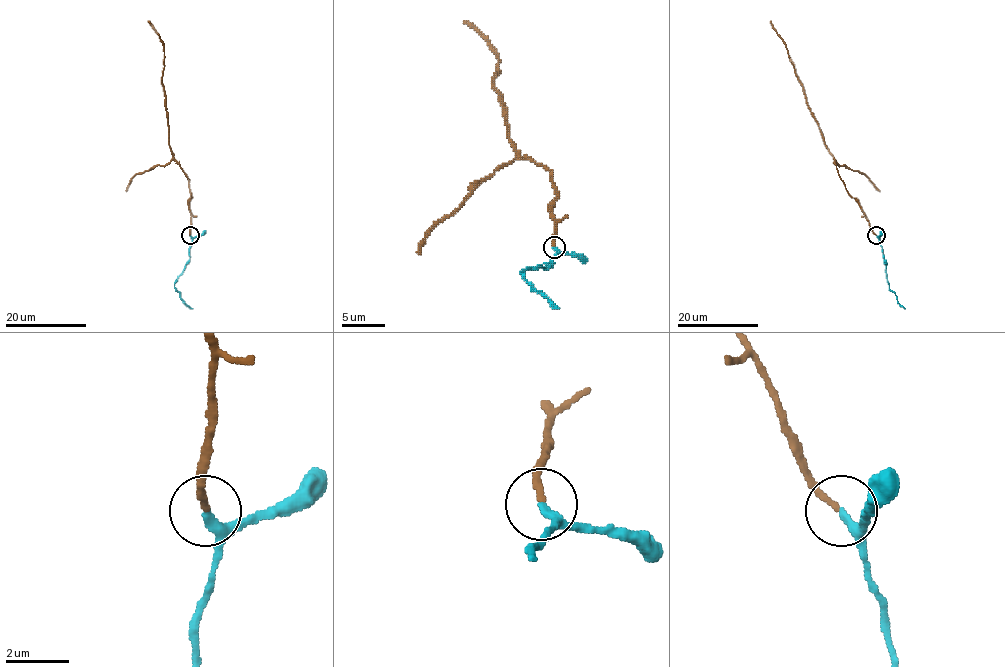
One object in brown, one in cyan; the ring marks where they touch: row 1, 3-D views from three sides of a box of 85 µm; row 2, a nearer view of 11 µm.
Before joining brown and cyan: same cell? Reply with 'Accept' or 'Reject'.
Accept

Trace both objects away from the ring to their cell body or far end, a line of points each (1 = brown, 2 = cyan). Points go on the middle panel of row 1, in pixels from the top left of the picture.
1: (554, 245), (557, 189), (550, 172), (524, 159), (509, 140), (503, 99), (494, 88), (496, 53), (464, 23)
2: (554, 248), (557, 254), (552, 263), (520, 273), (531, 286), (559, 308)

